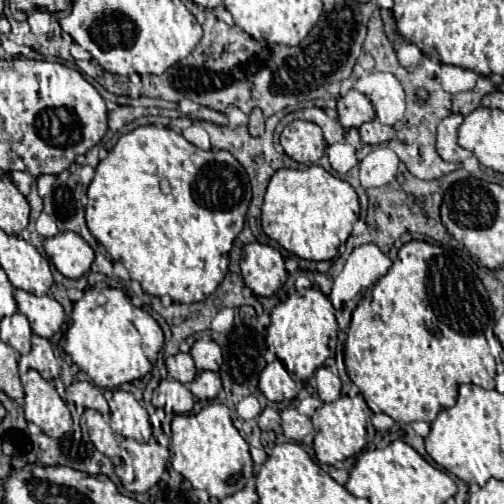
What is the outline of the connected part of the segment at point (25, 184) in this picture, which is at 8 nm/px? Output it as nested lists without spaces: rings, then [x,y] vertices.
[[[12,171],[12,183],[18,187],[18,191],[20,191],[22,195],[28,195],[28,193],[30,193],[32,181],[34,181],[34,177],[32,177],[30,173],[24,173],[24,171]]]

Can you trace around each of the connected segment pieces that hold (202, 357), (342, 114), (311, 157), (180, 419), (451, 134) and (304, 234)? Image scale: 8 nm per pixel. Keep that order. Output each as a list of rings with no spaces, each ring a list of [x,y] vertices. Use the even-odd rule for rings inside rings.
[[[196,341],[192,345],[192,351],[190,351],[196,367],[202,371],[202,369],[208,369],[208,371],[218,371],[220,365],[222,365],[222,349],[218,343],[214,341]]]
[[[350,89],[346,95],[338,99],[336,105],[338,111],[338,123],[342,127],[360,127],[366,121],[372,121],[376,117],[372,103],[366,99],[366,95],[358,93],[356,89]]]
[[[310,121],[288,123],[280,135],[280,145],[298,163],[316,163],[326,149],[322,129]]]
[[[208,405],[194,415],[176,415],[172,419],[170,453],[172,467],[188,479],[192,487],[206,489],[214,499],[224,499],[244,489],[254,475],[248,443],[232,425],[232,413],[226,405]]]
[[[450,115],[438,125],[436,149],[444,161],[464,161],[472,153],[458,145],[458,127],[462,125],[462,115]]]
[[[310,165],[306,169],[278,169],[272,175],[260,219],[264,233],[286,251],[310,261],[328,261],[338,253],[338,245],[350,237],[358,215],[354,187],[330,175],[324,167]]]

